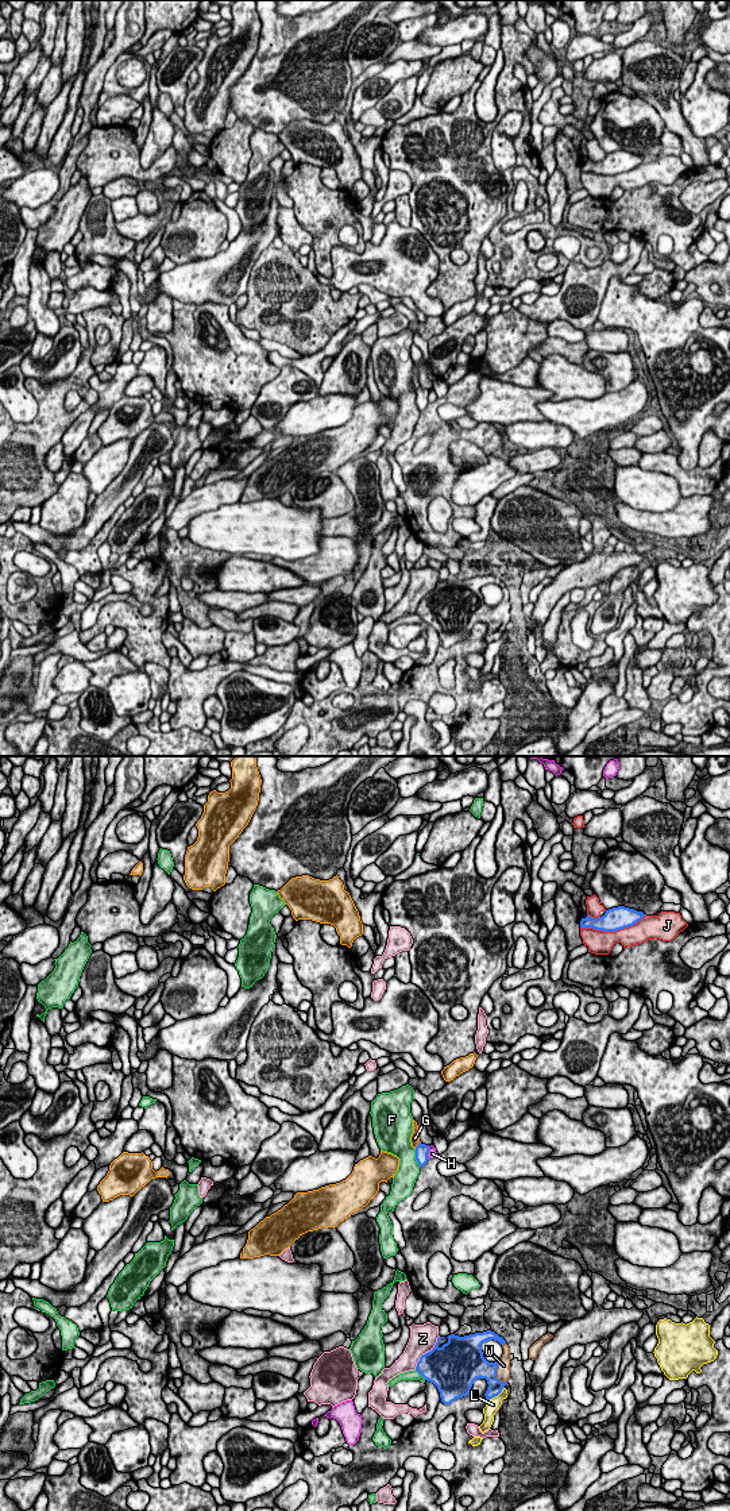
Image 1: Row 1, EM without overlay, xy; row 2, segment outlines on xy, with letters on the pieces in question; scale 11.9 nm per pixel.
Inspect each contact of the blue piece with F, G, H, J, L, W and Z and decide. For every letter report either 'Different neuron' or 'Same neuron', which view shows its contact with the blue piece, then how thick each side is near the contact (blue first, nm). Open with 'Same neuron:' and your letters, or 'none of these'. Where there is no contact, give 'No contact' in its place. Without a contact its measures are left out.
Same neuron: W
F: Different neuron. Touches blue in xy. Thickness 160 nm (blue) against 280 nm
G: Different neuron. Touches blue in xy. Thickness 160 nm (blue) against 120 nm
H: Different neuron. Touches blue in xy. Thickness 160 nm (blue) against 100 nm
J: Different neuron. Touches blue in xy. Thickness 280 nm (blue) against 280 nm
L: Different neuron. Touches blue in xy. Thickness 170 nm (blue) against 160 nm
W: Same neuron. Touches blue in xy. Thickness 280 nm (blue) against 160 nm
Z: Different neuron. Touches blue in xy. Thickness 440 nm (blue) against 320 nm

